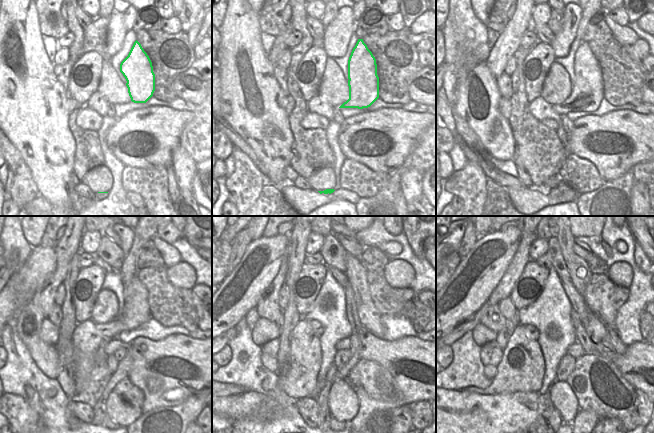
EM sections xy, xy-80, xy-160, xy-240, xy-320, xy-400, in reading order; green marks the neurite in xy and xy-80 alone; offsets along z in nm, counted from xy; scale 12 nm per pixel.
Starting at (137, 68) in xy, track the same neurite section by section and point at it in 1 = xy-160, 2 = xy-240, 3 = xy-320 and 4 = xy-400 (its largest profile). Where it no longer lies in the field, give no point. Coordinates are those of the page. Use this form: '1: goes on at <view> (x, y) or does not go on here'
1: goes on at xy-160 (587, 91)
2: goes on at xy-240 (136, 312)
3: goes on at xy-320 (317, 328)
4: goes on at xy-400 (531, 332)

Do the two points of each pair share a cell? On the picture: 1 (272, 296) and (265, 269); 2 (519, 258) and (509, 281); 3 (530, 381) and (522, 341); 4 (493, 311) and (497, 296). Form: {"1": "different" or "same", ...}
{"1": "different", "2": "same", "3": "same", "4": "different"}

